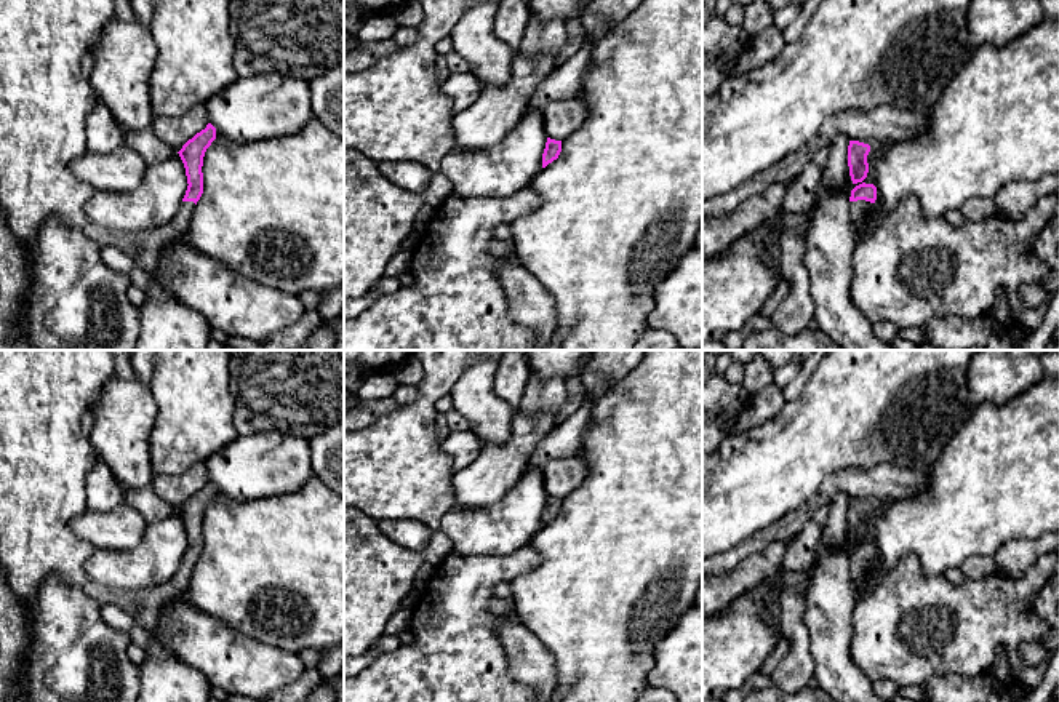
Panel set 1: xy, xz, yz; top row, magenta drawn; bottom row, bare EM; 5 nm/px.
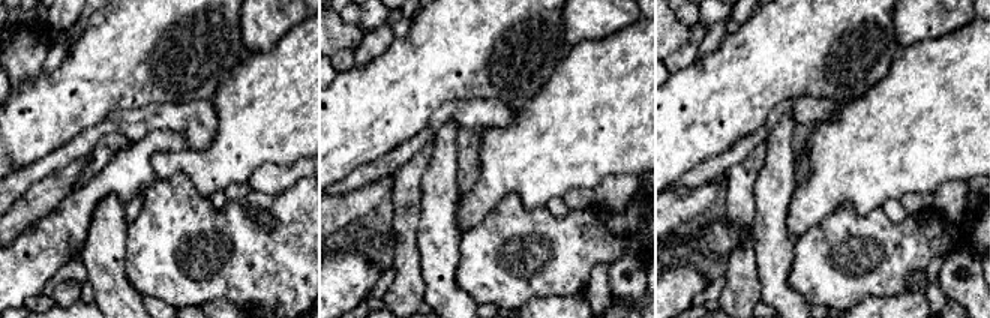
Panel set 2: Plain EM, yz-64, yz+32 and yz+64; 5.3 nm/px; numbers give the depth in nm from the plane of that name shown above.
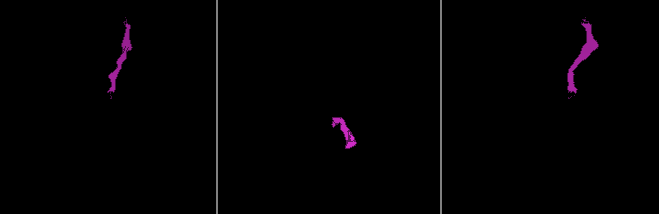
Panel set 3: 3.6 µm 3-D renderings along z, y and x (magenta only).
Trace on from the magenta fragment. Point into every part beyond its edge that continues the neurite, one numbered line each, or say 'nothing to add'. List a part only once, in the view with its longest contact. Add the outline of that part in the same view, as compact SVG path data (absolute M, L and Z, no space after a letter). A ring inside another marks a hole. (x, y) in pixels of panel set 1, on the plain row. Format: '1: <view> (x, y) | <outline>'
1: yz (858, 568) | M857 558L849 561L849 572L854 587L861 587L867 577L867 571L872 568L872 561L865 558Z

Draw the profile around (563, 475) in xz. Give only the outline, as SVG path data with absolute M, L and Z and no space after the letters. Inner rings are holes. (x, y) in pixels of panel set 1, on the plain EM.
M582 456L561 457L544 465L542 473L547 496L563 501L584 481L587 475L587 464Z

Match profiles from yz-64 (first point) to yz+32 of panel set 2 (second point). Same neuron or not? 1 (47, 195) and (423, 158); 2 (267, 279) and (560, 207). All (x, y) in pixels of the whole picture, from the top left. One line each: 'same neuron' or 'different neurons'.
1: different neurons
2: different neurons

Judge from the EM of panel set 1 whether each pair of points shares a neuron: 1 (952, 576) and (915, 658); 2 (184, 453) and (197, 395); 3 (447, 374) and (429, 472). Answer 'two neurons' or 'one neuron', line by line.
1: two neurons
2: one neuron
3: one neuron

